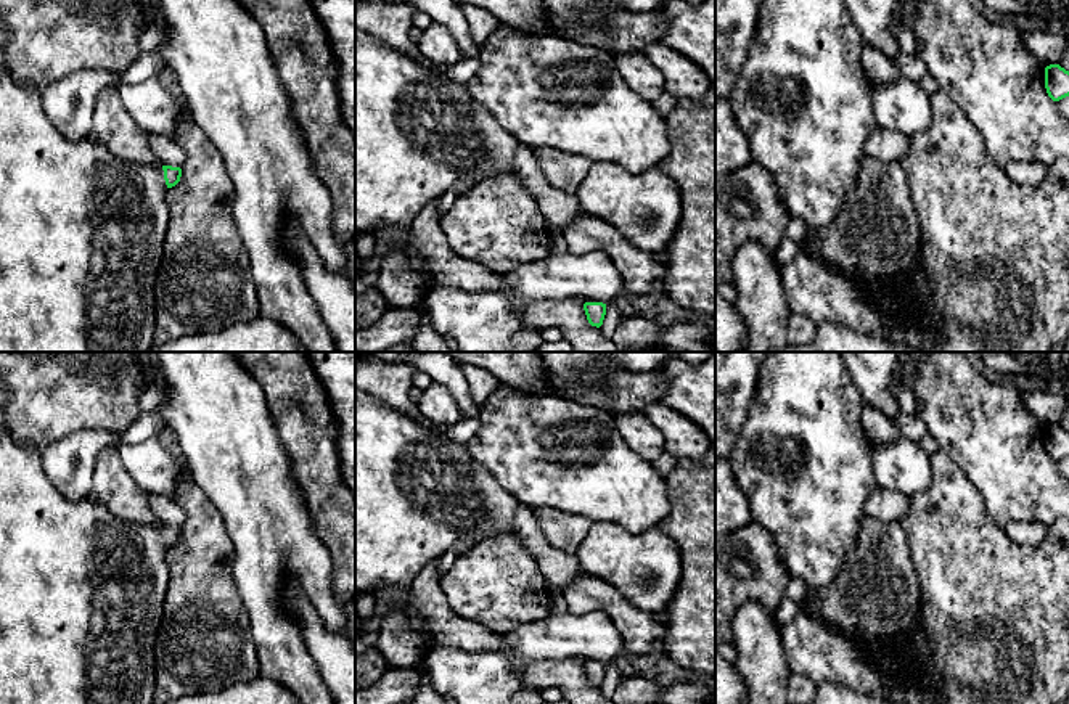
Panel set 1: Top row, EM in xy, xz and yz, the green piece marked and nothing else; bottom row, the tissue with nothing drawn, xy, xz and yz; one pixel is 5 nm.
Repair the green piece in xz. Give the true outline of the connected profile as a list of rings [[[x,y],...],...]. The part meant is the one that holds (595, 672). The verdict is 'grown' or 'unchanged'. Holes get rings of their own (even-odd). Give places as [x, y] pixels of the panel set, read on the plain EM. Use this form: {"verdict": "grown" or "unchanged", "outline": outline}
{"verdict": "unchanged", "outline": [[[585,662],[584,670],[585,670],[587,680],[592,686],[600,688],[603,685],[603,680],[606,675],[606,664],[603,664],[603,662]]]}

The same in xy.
{"verdict": "grown", "outline": [[[0,378],[0,704],[154,704],[154,646],[158,630],[164,616],[164,598],[167,595],[170,572],[166,563],[169,548],[180,542],[182,529],[172,526],[145,526],[122,521],[101,503],[88,498],[71,498],[63,495],[47,477],[42,465],[42,452],[31,444],[18,444],[5,424],[5,402],[8,391]]]}

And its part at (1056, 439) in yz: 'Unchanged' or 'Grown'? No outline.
Unchanged

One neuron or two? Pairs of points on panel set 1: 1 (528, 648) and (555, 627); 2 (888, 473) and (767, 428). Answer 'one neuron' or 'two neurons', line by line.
1: one neuron
2: two neurons

